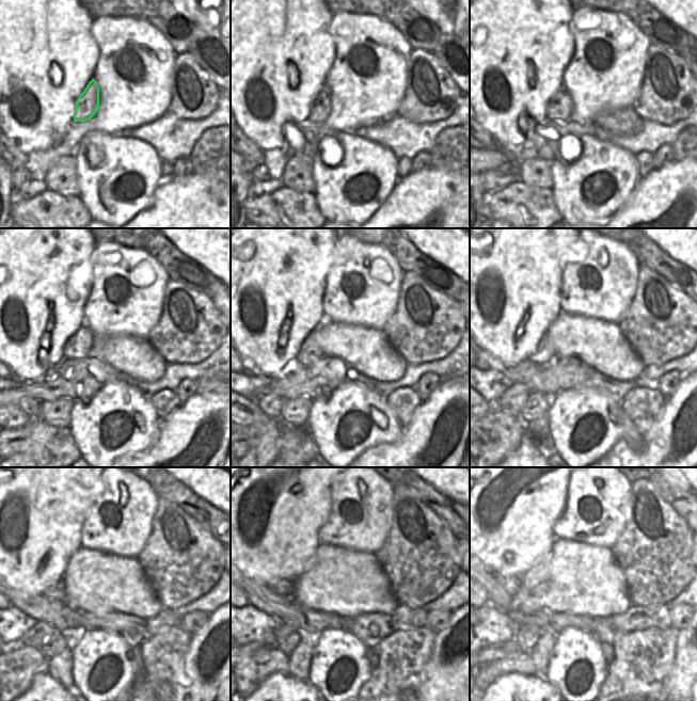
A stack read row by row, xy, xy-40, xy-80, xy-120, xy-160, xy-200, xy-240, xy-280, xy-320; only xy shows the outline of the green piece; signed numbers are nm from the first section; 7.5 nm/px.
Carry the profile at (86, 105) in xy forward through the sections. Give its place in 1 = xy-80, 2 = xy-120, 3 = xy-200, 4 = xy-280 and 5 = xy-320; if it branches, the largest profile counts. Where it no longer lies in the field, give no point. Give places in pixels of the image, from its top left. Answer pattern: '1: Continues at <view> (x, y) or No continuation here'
1: Continues at xy-80 (559, 107)
2: Continues at xy-120 (78, 346)
3: Continues at xy-200 (544, 352)
4: Continues at xy-280 (285, 588)
5: Continues at xy-320 (511, 584)

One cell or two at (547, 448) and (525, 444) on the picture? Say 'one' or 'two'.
two

